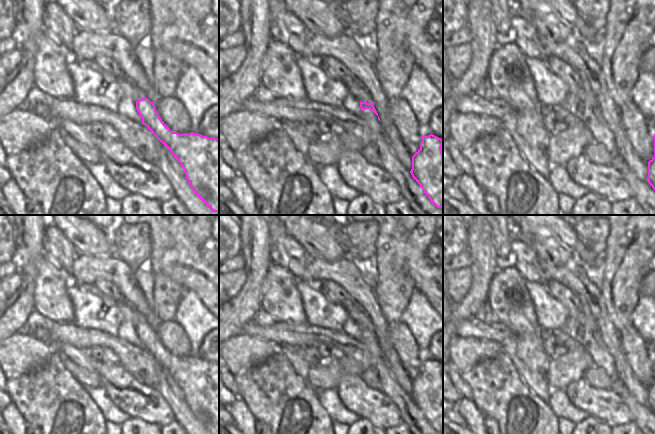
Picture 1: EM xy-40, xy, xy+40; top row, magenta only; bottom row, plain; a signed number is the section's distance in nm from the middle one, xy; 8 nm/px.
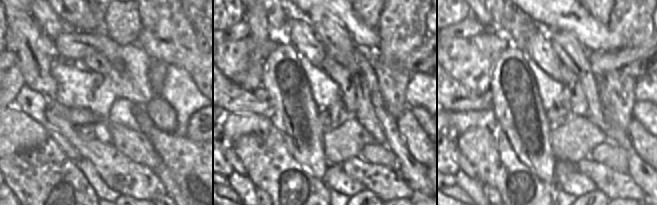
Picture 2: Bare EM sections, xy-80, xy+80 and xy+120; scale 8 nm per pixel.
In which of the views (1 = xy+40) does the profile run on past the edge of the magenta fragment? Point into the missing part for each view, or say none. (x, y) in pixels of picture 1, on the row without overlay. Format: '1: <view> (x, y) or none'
1: none

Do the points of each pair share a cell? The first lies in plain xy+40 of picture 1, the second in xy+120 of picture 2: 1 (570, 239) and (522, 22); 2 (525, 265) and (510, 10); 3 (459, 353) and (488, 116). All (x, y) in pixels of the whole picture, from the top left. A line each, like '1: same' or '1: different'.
1: different
2: same
3: same

